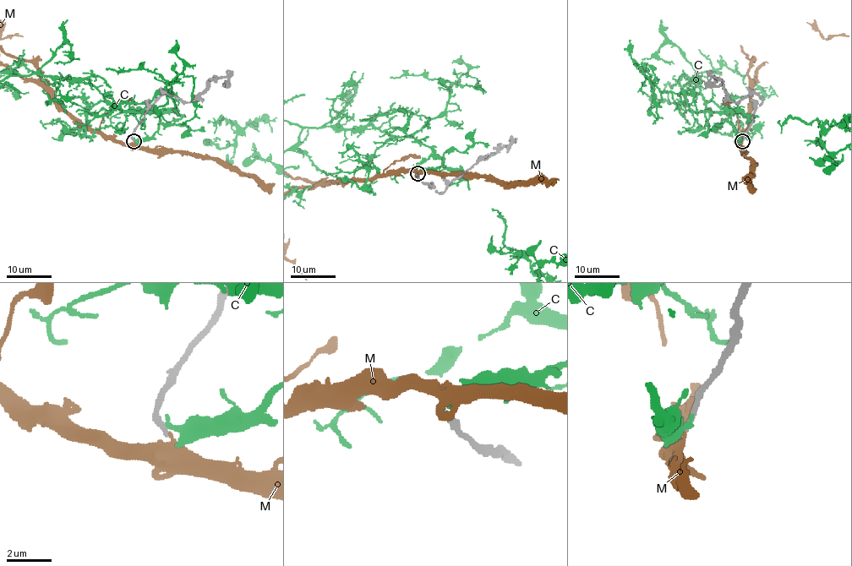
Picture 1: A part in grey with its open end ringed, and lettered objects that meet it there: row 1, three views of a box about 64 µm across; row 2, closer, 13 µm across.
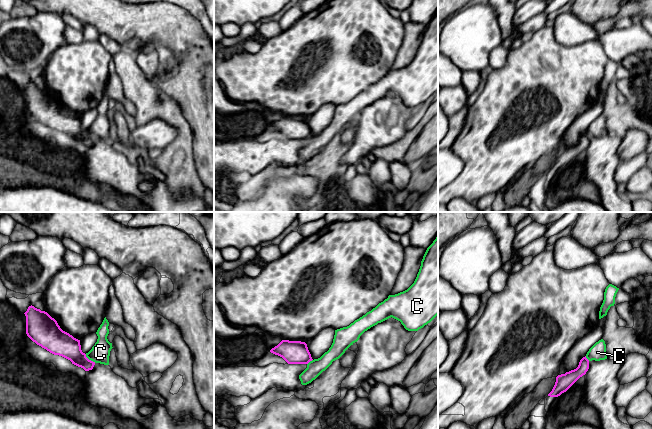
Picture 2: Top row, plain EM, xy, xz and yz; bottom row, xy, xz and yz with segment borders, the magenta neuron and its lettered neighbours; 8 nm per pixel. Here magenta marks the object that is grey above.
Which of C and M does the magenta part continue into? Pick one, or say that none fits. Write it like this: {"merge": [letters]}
{"merge": ["M"]}

